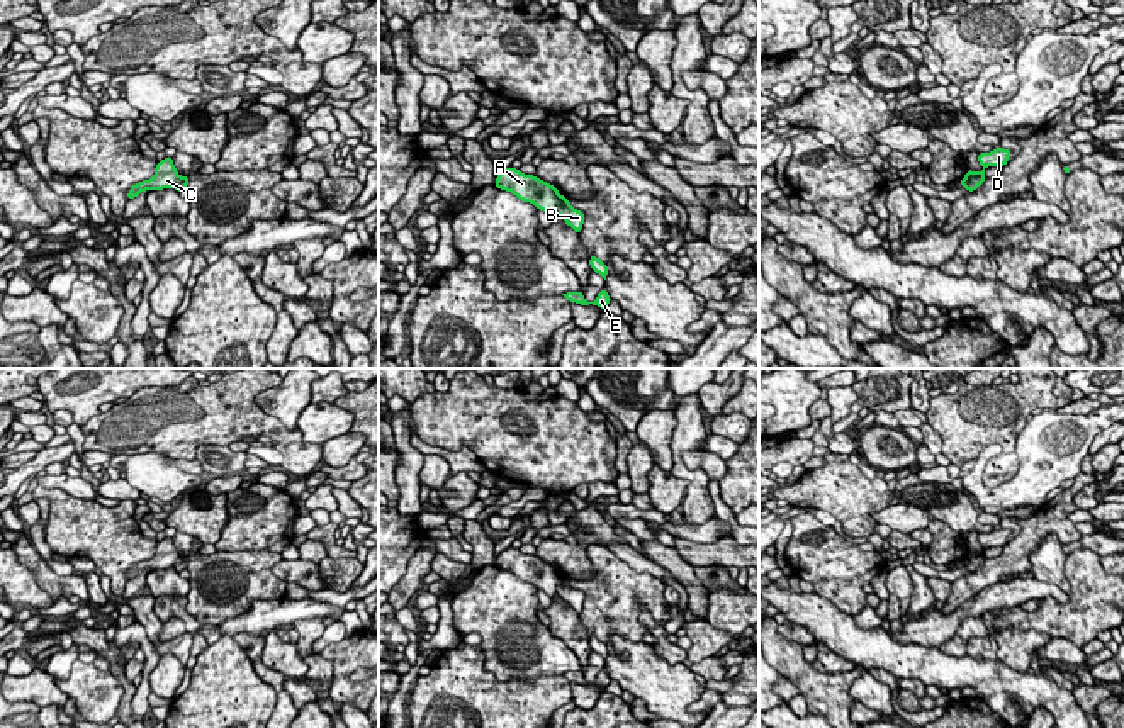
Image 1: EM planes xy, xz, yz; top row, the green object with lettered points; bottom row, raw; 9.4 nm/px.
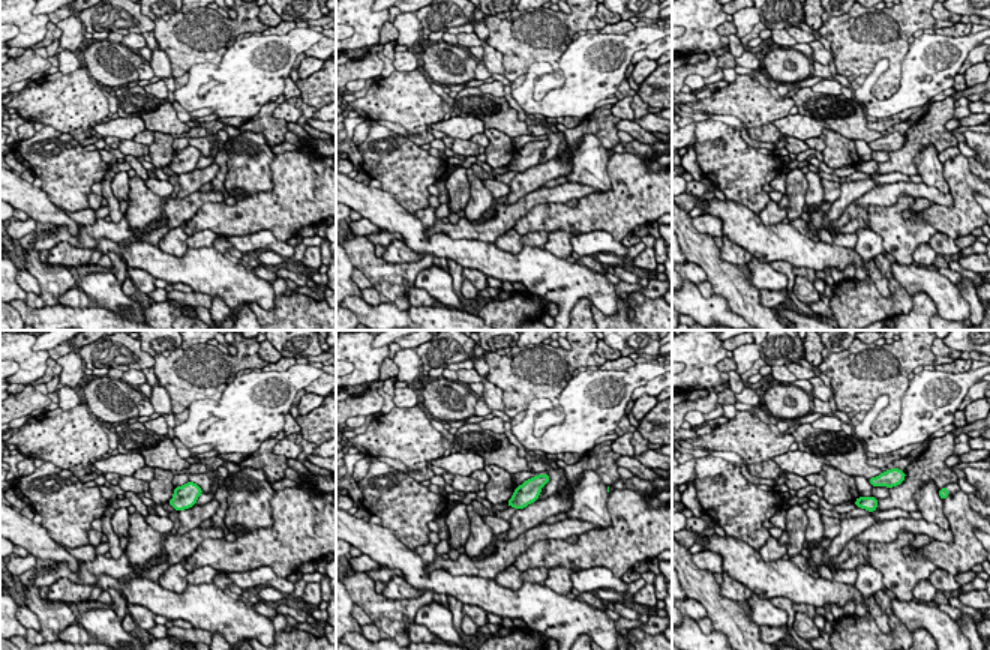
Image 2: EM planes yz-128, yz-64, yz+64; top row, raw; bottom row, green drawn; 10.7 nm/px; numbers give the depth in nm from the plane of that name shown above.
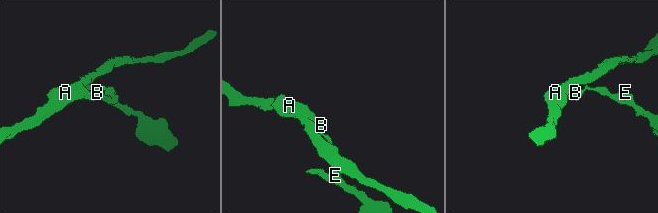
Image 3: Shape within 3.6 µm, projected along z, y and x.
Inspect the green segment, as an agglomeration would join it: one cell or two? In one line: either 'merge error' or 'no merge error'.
merge error

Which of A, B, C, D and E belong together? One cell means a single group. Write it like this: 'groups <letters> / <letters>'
groups A C D / B E

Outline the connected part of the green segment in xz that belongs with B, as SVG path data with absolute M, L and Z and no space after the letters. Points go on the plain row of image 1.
M560 575L557 582L557 596L560 596L577 614L582 611L584 592L574 589L564 575Z

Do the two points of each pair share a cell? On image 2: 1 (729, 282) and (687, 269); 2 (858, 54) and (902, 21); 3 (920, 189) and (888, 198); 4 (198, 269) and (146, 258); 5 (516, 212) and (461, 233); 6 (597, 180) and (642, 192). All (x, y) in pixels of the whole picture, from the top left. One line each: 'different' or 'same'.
1: different
2: same
3: same
4: same
5: same
6: different

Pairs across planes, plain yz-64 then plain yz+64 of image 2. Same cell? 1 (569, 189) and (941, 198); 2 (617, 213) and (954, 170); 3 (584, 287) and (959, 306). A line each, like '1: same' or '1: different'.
1: same
2: same
3: same

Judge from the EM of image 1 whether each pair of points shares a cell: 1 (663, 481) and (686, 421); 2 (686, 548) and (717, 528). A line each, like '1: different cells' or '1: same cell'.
1: different cells
2: different cells

